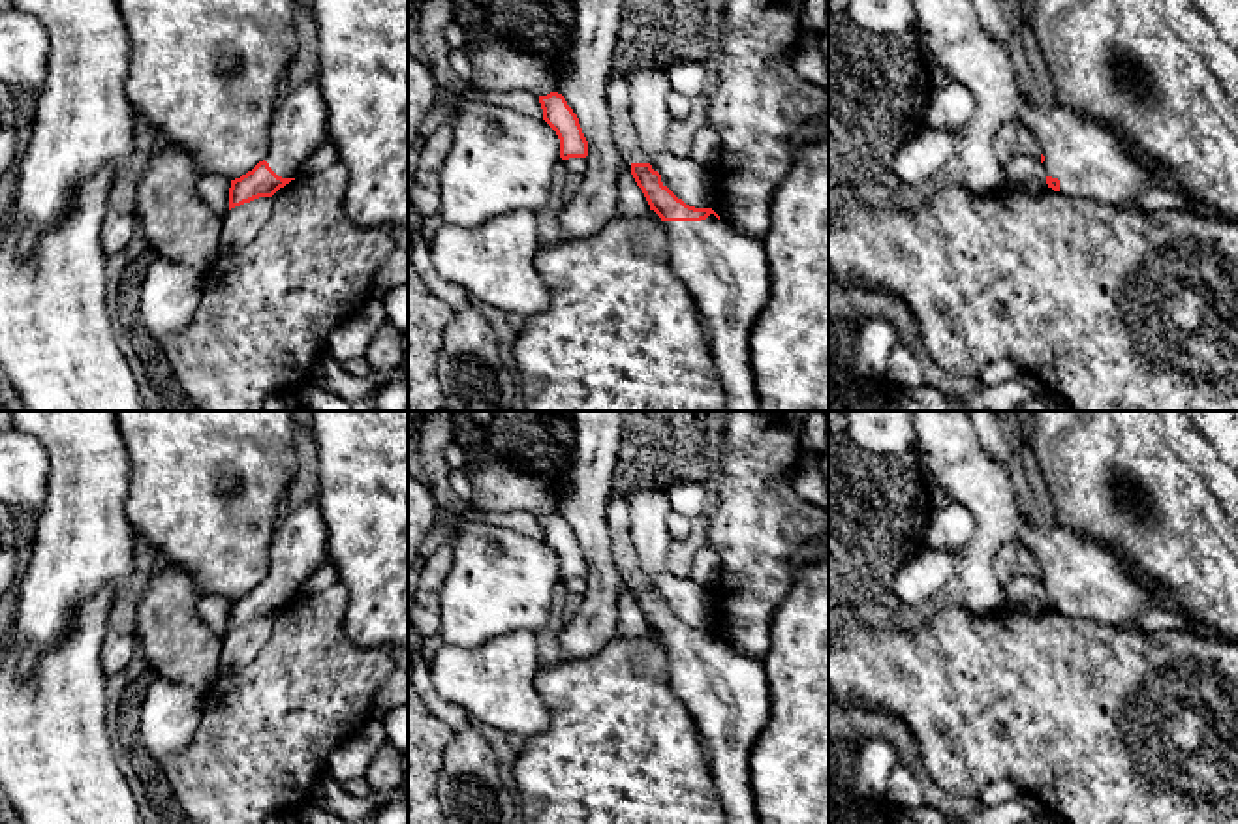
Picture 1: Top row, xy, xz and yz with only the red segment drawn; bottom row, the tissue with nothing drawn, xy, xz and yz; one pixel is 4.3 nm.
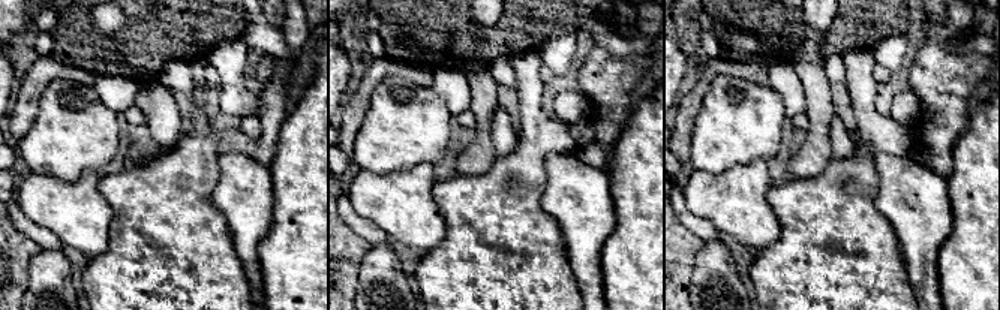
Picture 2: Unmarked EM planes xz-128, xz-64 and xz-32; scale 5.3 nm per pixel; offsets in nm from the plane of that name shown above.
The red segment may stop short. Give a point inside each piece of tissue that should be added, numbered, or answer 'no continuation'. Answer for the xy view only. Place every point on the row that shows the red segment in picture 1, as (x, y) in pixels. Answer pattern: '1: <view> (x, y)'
1: xy (299, 124)

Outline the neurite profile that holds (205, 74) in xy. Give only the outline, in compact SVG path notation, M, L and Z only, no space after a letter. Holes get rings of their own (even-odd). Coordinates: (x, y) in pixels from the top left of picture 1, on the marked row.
M118 0L130 38L126 94L137 122L160 131L163 145L186 150L197 175L240 178L271 150L271 118L297 51L295 0Z

